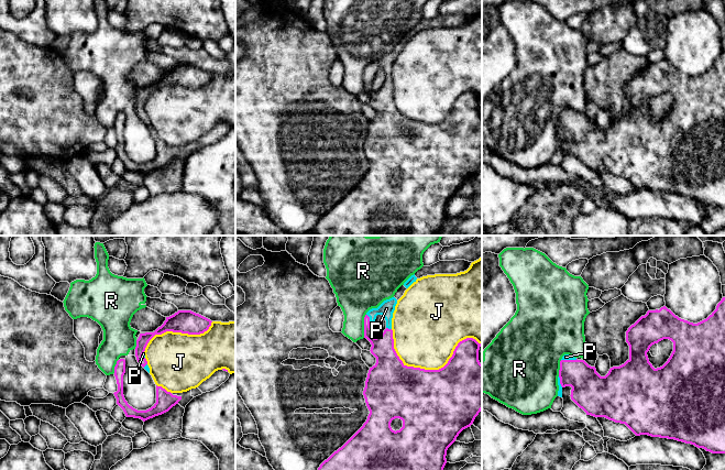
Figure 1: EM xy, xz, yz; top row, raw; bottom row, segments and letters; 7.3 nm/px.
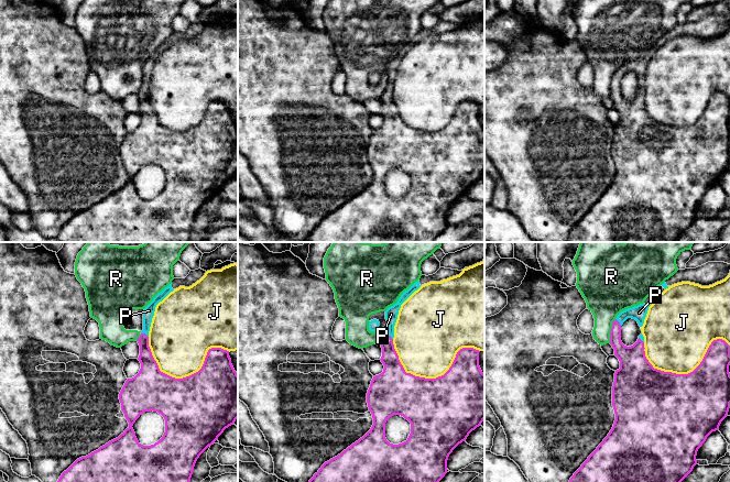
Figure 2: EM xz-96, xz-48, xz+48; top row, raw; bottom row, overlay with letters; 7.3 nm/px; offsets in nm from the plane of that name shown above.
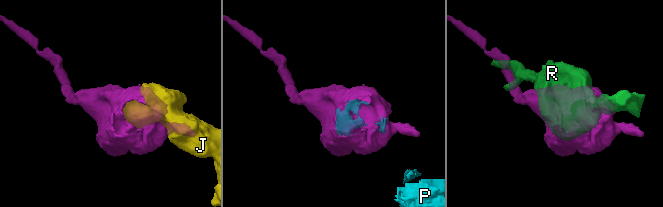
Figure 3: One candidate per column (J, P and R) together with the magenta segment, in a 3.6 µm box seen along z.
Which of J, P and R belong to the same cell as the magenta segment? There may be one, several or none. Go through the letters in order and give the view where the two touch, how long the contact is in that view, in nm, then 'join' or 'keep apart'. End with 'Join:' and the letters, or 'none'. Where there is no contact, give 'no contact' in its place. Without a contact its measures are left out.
J: xz | 650 nm | keep apart
P: xz | 120 nm | join
R: xz | 180 nm | keep apart
Join: P

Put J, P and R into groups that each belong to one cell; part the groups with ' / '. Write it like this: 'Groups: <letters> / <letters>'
Groups: J / P / R

